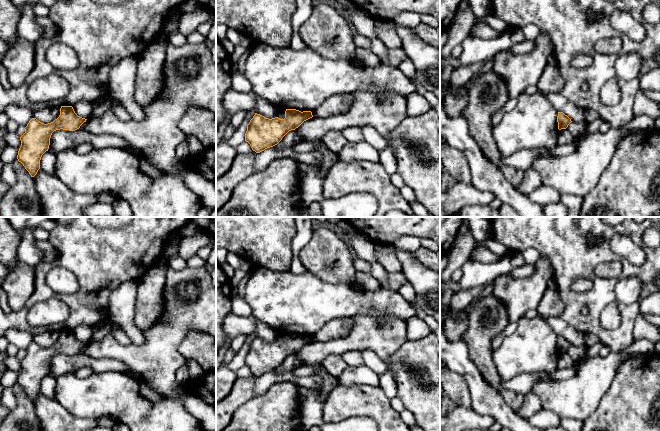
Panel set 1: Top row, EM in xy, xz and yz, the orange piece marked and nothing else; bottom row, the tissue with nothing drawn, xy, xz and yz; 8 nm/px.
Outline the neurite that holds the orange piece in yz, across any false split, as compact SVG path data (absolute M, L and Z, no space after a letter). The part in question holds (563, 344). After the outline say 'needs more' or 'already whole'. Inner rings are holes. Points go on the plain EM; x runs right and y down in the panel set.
M558 336L557 346L558 346L558 353L561 354L566 353L572 345L563 336Z; already whole

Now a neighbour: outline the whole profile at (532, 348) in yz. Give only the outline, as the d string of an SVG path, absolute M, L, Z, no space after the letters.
M525 316L517 321L515 332L507 336L500 347L493 352L495 367L500 381L521 373L543 373L551 375L558 369L558 335L540 316L529 319Z

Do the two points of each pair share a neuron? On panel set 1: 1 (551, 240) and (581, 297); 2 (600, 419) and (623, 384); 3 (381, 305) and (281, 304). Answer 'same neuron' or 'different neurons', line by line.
1: same neuron
2: same neuron
3: same neuron

